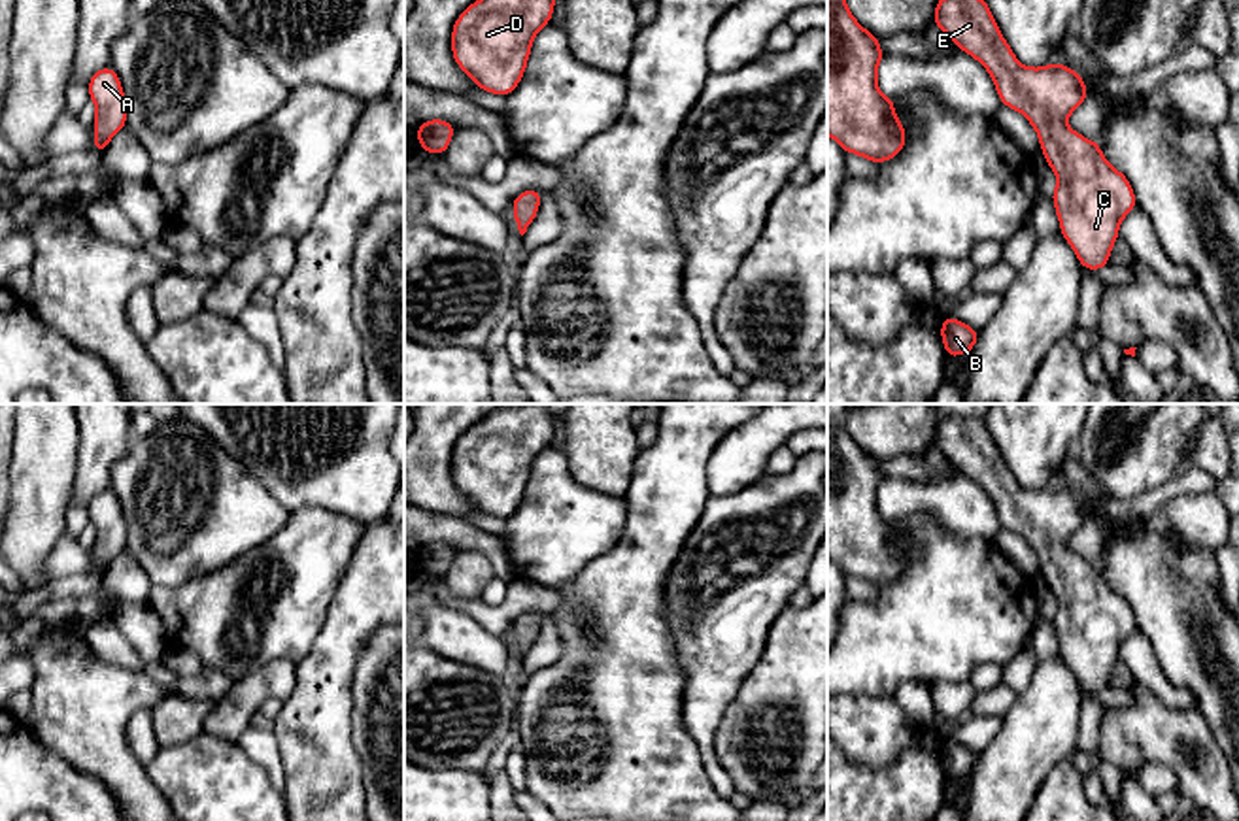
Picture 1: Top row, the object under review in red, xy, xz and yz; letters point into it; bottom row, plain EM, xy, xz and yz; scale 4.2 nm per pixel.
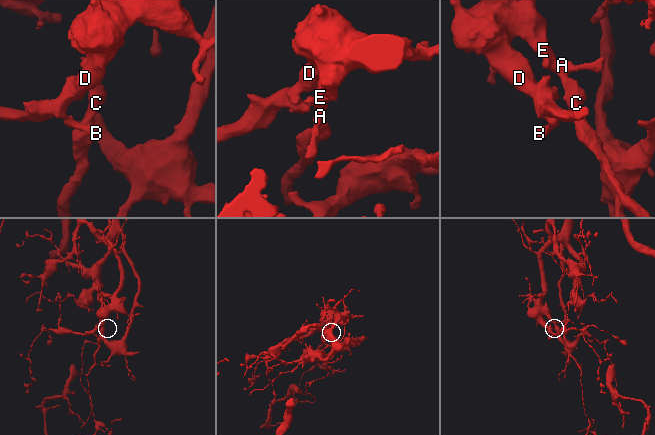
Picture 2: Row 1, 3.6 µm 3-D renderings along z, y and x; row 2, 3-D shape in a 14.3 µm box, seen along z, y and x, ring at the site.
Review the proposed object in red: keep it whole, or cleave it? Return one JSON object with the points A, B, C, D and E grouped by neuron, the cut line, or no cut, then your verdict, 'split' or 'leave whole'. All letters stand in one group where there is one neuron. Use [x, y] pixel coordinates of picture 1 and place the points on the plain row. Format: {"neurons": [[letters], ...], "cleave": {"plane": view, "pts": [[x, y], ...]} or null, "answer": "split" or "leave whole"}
{"neurons": [["A", "B", "C", "D", "E"]], "cleave": null, "answer": "leave whole"}

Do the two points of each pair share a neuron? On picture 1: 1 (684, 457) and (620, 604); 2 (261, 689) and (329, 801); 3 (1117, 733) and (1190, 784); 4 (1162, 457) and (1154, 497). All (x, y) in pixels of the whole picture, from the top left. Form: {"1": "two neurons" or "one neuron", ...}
{"1": "one neuron", "2": "two neurons", "3": "one neuron", "4": "two neurons"}

